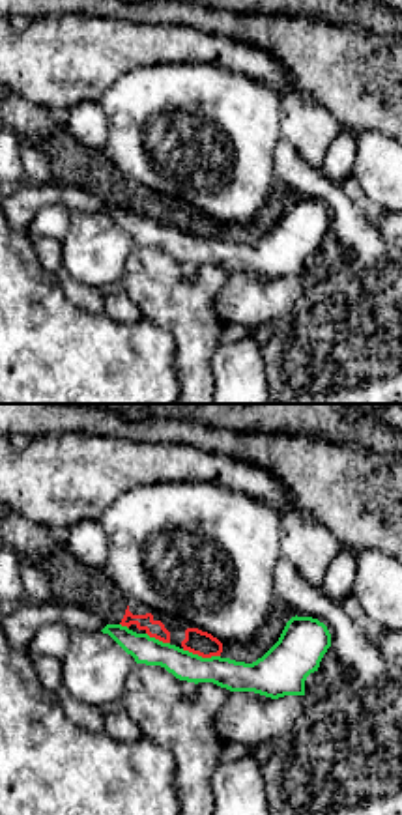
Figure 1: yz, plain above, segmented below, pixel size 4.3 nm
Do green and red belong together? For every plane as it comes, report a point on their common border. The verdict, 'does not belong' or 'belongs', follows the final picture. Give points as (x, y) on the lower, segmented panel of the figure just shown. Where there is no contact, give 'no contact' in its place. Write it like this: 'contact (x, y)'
contact (200, 657)

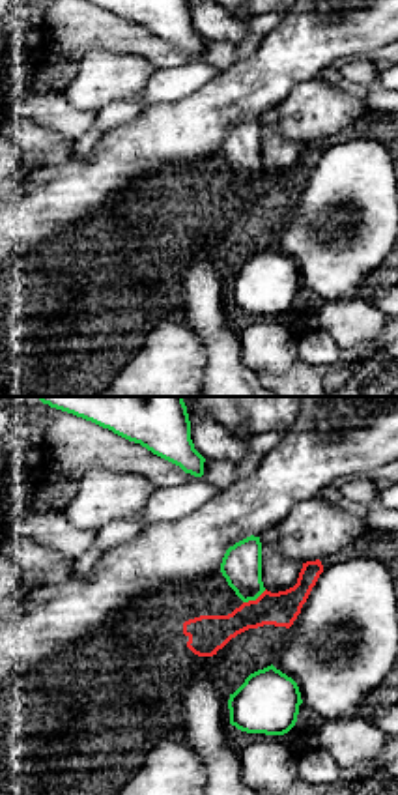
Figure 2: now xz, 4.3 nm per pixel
contact (255, 599)

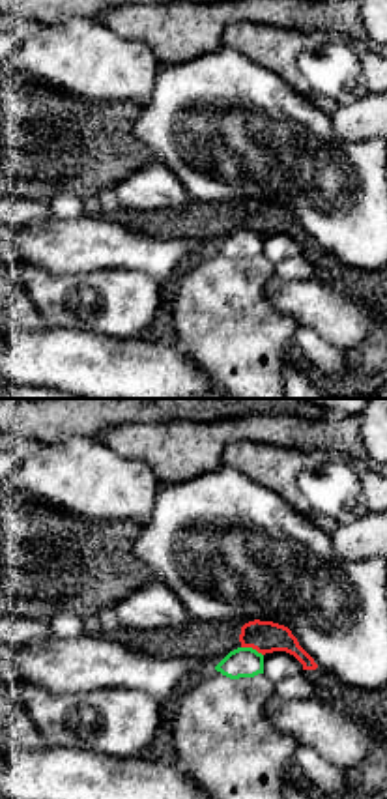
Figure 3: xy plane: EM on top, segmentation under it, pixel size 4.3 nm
contact (251, 648)

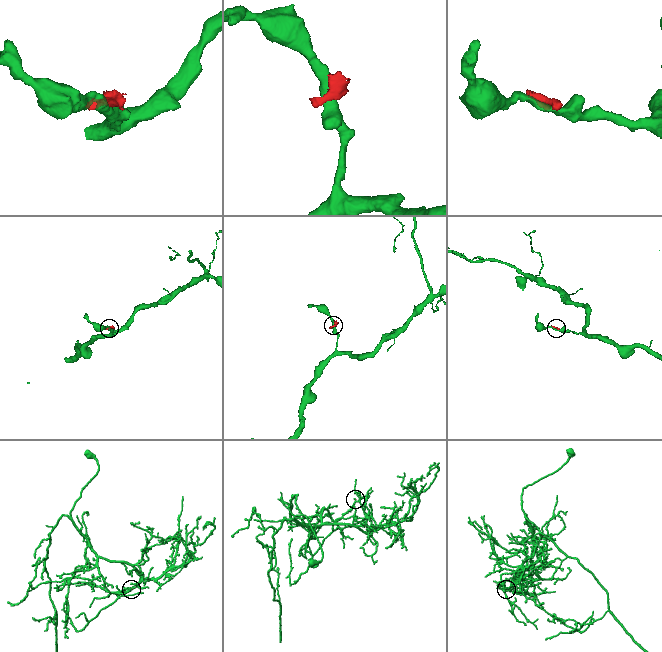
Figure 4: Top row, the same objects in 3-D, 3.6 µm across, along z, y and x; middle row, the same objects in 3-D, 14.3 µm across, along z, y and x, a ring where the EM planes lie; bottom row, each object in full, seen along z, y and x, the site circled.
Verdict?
does not belong

